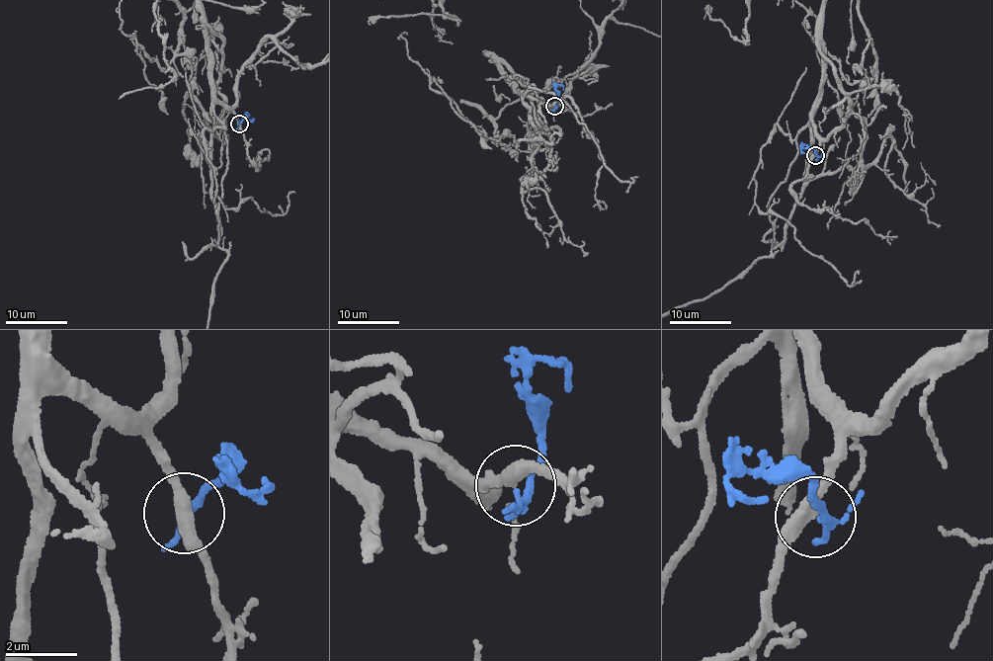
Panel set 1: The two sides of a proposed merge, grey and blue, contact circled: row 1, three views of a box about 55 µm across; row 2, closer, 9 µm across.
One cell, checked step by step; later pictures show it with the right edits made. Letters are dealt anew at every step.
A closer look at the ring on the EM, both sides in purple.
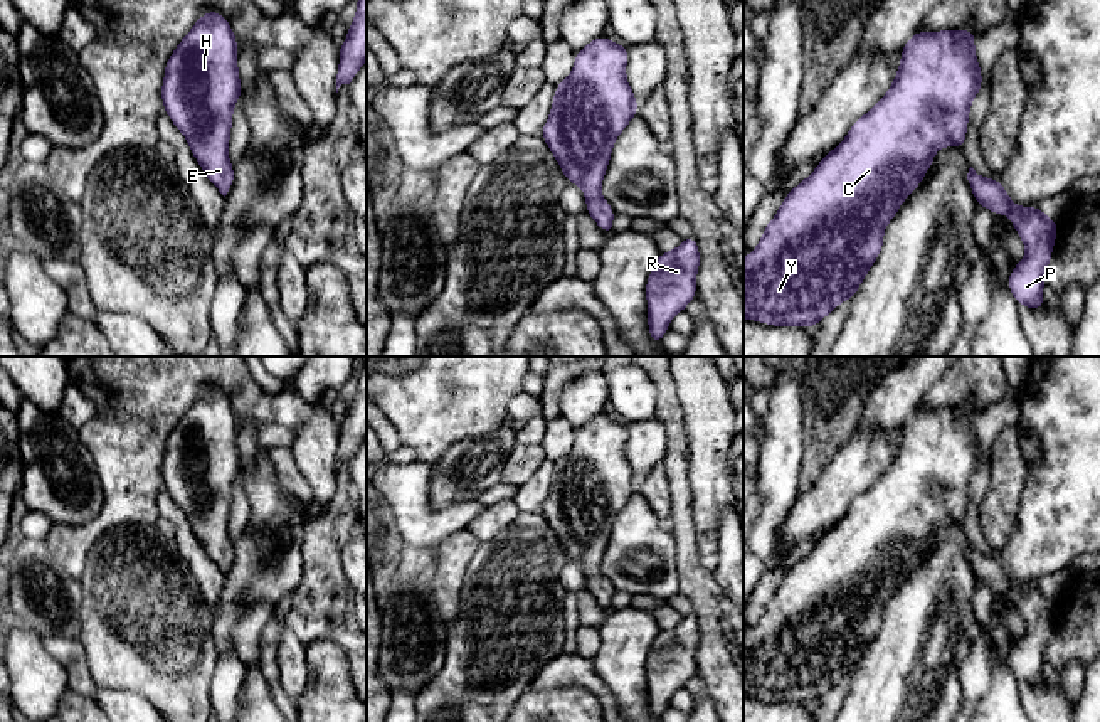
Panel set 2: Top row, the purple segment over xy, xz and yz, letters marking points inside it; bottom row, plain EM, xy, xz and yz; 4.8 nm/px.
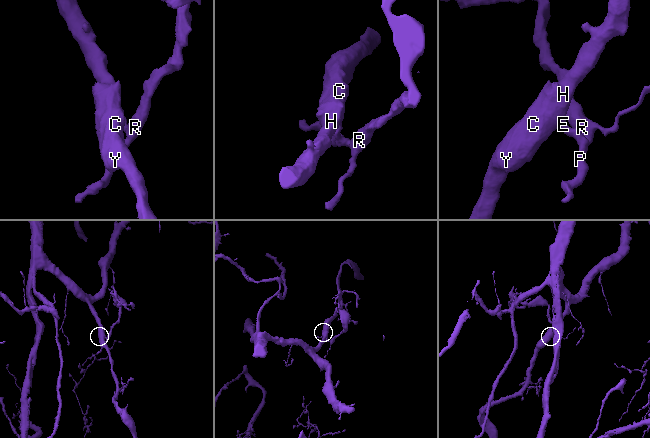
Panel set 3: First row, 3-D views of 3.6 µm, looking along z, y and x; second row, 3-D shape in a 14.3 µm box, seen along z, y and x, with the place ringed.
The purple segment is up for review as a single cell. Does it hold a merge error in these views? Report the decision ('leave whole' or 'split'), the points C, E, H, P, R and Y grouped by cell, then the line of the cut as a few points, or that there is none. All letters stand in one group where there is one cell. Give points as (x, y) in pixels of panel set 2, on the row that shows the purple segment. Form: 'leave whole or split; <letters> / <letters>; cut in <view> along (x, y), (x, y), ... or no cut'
leave whole; C E H P R Y; no cut

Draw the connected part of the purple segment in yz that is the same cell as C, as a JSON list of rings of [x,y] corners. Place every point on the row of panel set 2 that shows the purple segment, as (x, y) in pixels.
[[[967,29],[922,32],[908,39],[902,49],[902,62],[888,93],[859,119],[848,136],[816,170],[784,197],[775,217],[762,232],[755,251],[743,259],[743,318],[774,326],[812,328],[841,301],[851,300],[871,264],[881,252],[883,231],[898,212],[902,202],[923,182],[933,155],[940,146],[964,150],[969,111],[982,88],[982,74],[974,52],[979,35]]]

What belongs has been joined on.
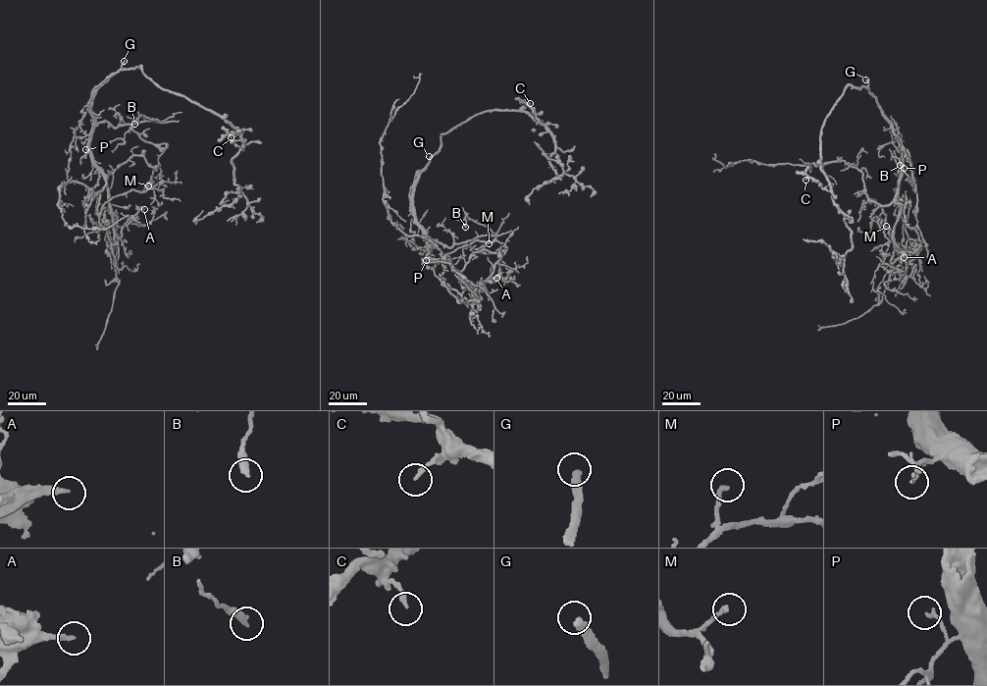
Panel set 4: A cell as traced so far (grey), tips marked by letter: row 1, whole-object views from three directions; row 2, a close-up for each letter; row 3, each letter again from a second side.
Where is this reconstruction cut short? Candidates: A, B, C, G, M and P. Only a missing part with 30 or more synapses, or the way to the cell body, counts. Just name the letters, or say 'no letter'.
A, G

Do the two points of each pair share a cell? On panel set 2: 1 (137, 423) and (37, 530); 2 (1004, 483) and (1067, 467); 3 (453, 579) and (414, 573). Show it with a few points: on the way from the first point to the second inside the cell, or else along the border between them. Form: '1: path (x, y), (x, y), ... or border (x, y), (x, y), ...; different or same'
1: border (54, 524), (44, 537); different
2: border (1028, 463), (1016, 517); different
3: border (434, 547), (433, 598), (439, 615); different

